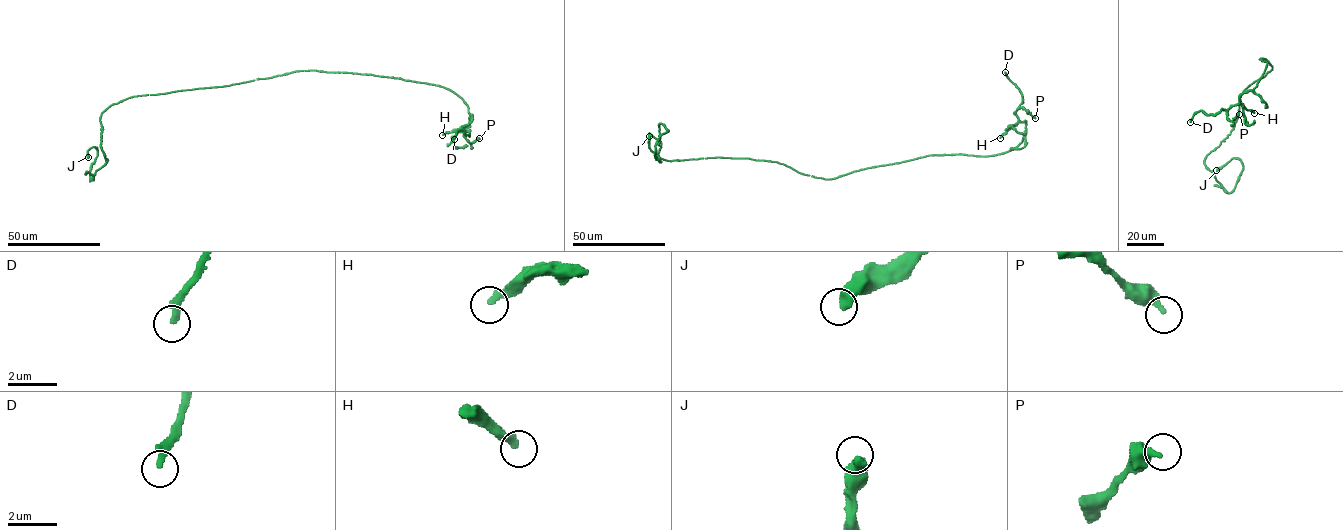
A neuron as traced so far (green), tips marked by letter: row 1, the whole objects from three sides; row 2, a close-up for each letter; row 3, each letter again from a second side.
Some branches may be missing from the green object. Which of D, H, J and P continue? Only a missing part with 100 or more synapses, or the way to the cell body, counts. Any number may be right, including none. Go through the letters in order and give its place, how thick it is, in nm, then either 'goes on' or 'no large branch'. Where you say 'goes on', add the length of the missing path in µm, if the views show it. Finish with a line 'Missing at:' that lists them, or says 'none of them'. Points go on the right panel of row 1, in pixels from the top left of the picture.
D: (1190, 122) | 280 nm | no large branch
H: (1254, 113) | 280 nm | no large branch
J: (1216, 170) | 500 nm | no large branch
P: (1239, 114) | 360 nm | no large branch
Missing at: none of them

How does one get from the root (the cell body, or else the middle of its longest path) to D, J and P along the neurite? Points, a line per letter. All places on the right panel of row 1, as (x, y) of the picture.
D: (1266, 75), (1272, 66), (1260, 58), (1268, 63), (1264, 73), (1238, 104), (1214, 114), (1197, 111), (1190, 122)
J: (1266, 75), (1243, 91), (1234, 128), (1204, 161), (1229, 193), (1242, 171), (1242, 162), (1233, 158), (1216, 170)
P: (1266, 75), (1272, 66), (1260, 58), (1268, 63), (1264, 73), (1230, 108), (1227, 118), (1239, 114)

